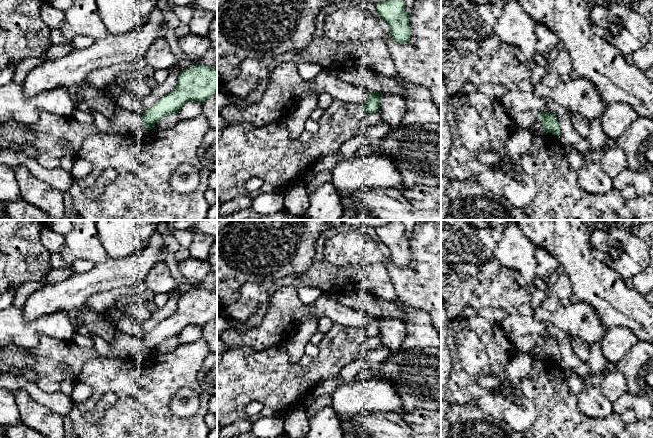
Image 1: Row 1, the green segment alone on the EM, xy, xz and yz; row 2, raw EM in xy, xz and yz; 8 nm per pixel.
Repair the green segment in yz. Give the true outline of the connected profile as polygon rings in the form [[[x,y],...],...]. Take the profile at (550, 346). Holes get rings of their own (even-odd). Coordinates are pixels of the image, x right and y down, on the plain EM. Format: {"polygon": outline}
{"polygon": [[[538,336],[538,343],[530,352],[533,358],[542,358],[549,356],[558,359],[560,349],[557,341],[553,337]]]}

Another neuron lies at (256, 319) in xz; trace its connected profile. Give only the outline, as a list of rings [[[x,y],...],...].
[[[272,302],[262,304],[253,316],[251,316],[250,318],[248,318],[245,321],[241,321],[241,323],[238,325],[238,328],[246,331],[251,327],[258,326],[262,322],[262,320],[266,314],[266,312],[269,310],[271,304],[272,304]]]

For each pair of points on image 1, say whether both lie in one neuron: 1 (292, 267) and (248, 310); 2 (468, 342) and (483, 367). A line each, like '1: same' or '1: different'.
1: different
2: same

